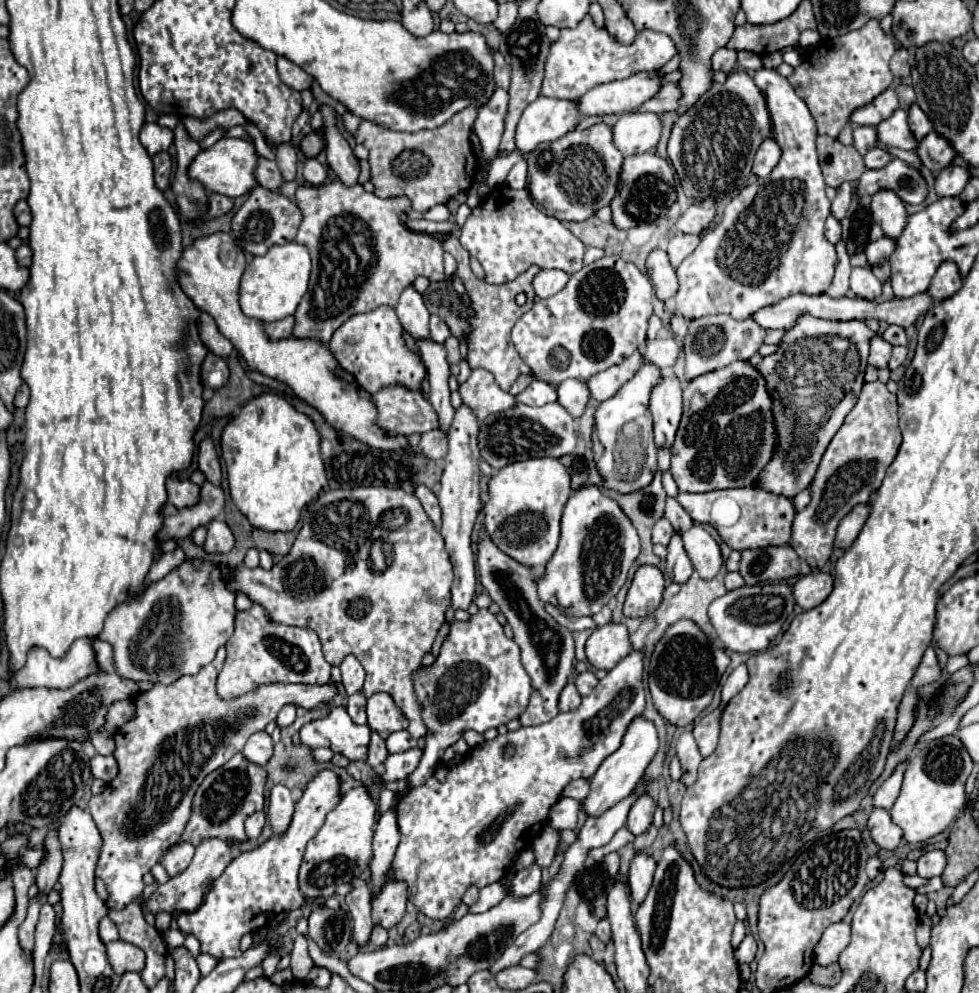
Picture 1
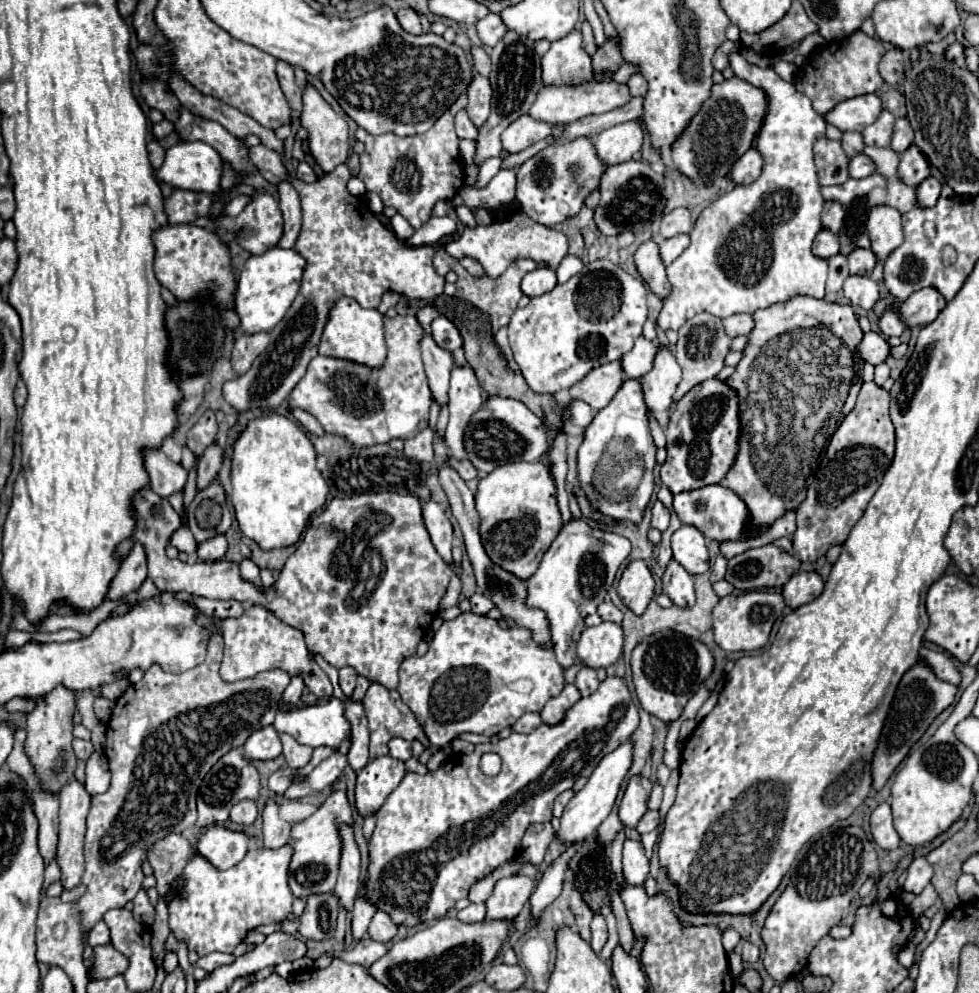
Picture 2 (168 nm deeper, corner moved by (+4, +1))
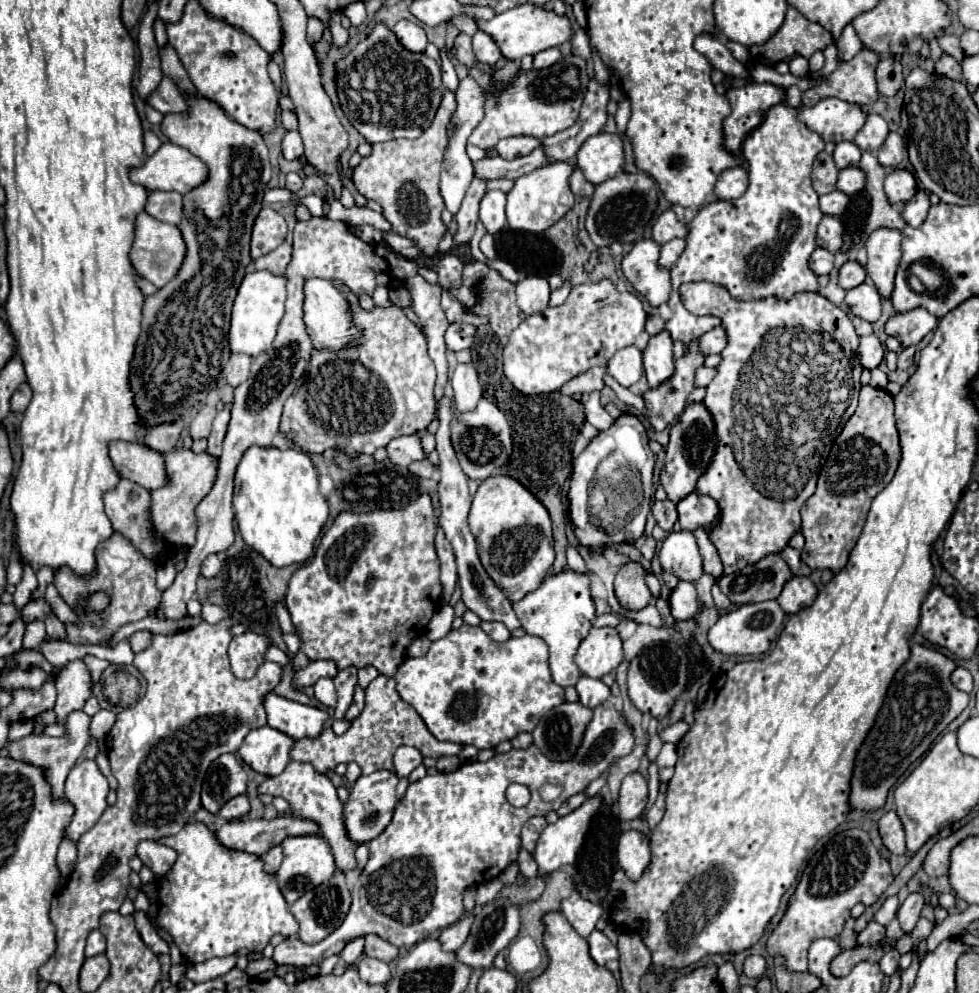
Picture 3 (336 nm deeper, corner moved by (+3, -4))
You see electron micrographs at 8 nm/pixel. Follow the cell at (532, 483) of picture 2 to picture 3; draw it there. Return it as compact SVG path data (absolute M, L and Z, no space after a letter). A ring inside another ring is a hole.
M509 476L483 480L471 504L469 528L477 540L477 552L483 568L489 578L505 594L509 594L507 598L511 602L519 602L527 592L539 588L549 574L555 560L549 512L517 480Z

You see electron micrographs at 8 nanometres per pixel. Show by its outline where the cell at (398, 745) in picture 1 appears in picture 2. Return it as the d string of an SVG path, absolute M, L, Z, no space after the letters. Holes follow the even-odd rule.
M394 737L394 739L388 743L388 747L390 747L390 755L392 755L394 759L406 761L406 759L412 757L410 741L406 741L406 739L402 739L402 737Z

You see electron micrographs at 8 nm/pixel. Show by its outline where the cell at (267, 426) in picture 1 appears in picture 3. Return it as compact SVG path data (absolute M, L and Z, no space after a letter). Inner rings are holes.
M249 448L237 466L233 506L243 540L275 568L307 562L329 516L309 456L293 448Z

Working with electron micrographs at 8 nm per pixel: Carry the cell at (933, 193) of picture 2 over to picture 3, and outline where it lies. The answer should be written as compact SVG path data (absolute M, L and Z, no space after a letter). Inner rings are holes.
M919 190L919 192L903 206L901 216L903 216L903 220L905 220L909 226L917 228L917 226L923 224L923 220L927 218L927 212L929 212L929 198L927 198L927 194L925 194L923 190Z

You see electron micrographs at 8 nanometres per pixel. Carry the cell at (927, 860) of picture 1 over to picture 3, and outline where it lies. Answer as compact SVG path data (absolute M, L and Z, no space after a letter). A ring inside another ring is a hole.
M913 892L909 894L909 898L901 904L899 912L897 912L897 918L899 918L899 924L901 924L901 930L905 934L911 934L917 920L919 920L919 912L921 908L925 906L925 900L923 900L923 894L921 892Z

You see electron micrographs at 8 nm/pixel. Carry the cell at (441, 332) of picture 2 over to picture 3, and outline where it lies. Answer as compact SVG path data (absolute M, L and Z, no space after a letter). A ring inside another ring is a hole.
M449 324L447 332L445 332L445 344L447 348L459 352L465 350L473 344L473 336L475 336L477 328L471 324Z

